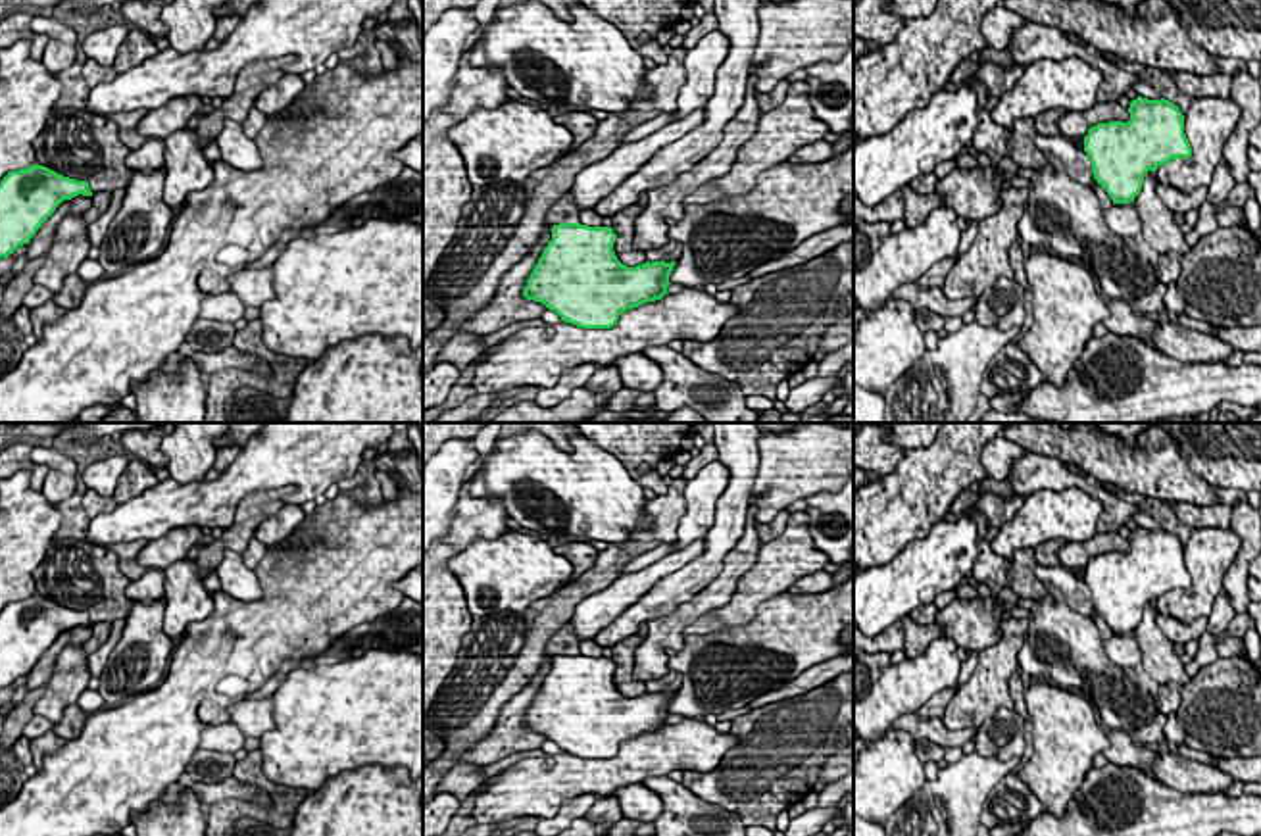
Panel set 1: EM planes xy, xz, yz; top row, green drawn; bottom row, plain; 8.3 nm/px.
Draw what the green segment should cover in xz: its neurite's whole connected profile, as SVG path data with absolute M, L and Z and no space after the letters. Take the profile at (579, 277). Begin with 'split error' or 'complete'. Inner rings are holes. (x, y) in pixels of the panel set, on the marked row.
complete; M554 225L523 296L581 329L611 329L623 311L669 294L677 261L627 267L613 252L615 240L611 227Z

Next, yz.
complete; M1138 96L1128 108L1130 119L1098 123L1084 136L1098 184L1113 204L1134 202L1148 171L1171 160L1192 156L1184 135L1184 115L1173 102Z

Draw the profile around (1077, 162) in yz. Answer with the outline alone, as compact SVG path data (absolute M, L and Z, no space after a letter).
M1036 135L1034 144L1040 152L1053 154L1065 165L1069 177L1080 183L1082 186L1092 188L1098 183L1094 179L1088 154L1084 150L1078 150L1071 138L1063 135Z

